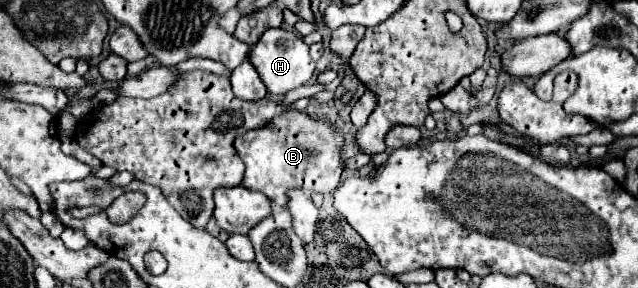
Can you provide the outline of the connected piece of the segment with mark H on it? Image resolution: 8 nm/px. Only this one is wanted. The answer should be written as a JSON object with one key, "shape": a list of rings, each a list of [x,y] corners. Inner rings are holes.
{"shape":[[[268,29],[262,35],[262,39],[250,49],[248,59],[254,63],[256,71],[260,73],[260,79],[264,81],[268,93],[276,97],[282,97],[290,89],[306,85],[314,75],[314,61],[308,53],[308,45],[296,33],[286,29]]]}

